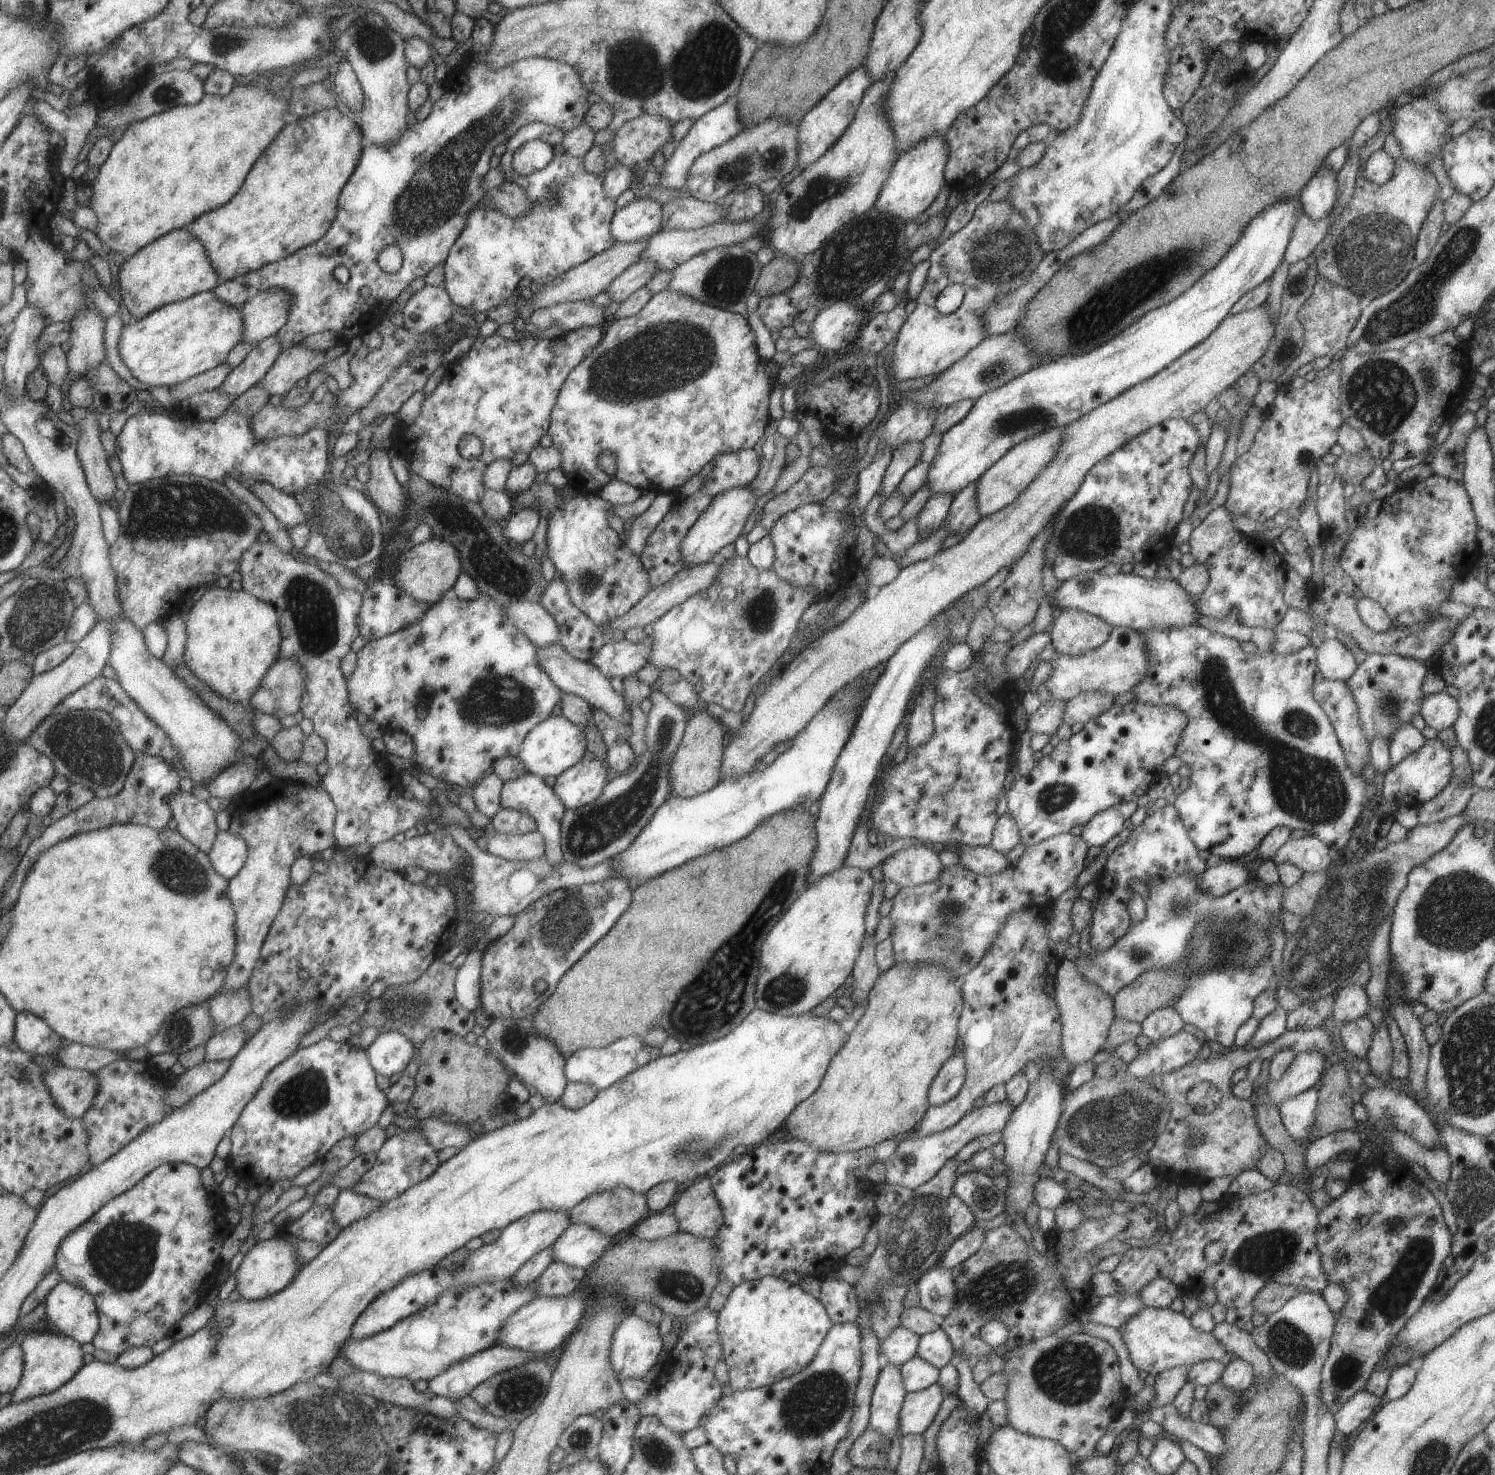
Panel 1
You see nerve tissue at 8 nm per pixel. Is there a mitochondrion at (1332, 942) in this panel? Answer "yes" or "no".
yes

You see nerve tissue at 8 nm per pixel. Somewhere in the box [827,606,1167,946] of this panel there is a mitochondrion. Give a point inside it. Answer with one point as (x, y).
(1054, 798)

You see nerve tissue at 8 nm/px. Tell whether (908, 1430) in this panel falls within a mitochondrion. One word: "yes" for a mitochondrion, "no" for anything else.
no

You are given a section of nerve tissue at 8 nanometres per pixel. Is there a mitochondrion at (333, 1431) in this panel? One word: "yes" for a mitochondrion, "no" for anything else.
yes

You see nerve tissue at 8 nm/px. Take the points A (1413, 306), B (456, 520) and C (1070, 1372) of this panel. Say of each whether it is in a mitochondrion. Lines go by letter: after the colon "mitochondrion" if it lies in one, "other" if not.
A: mitochondrion
B: mitochondrion
C: mitochondrion

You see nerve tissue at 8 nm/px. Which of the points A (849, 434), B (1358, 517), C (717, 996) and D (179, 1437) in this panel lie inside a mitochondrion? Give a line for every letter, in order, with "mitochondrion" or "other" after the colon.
A: other
B: other
C: mitochondrion
D: other

